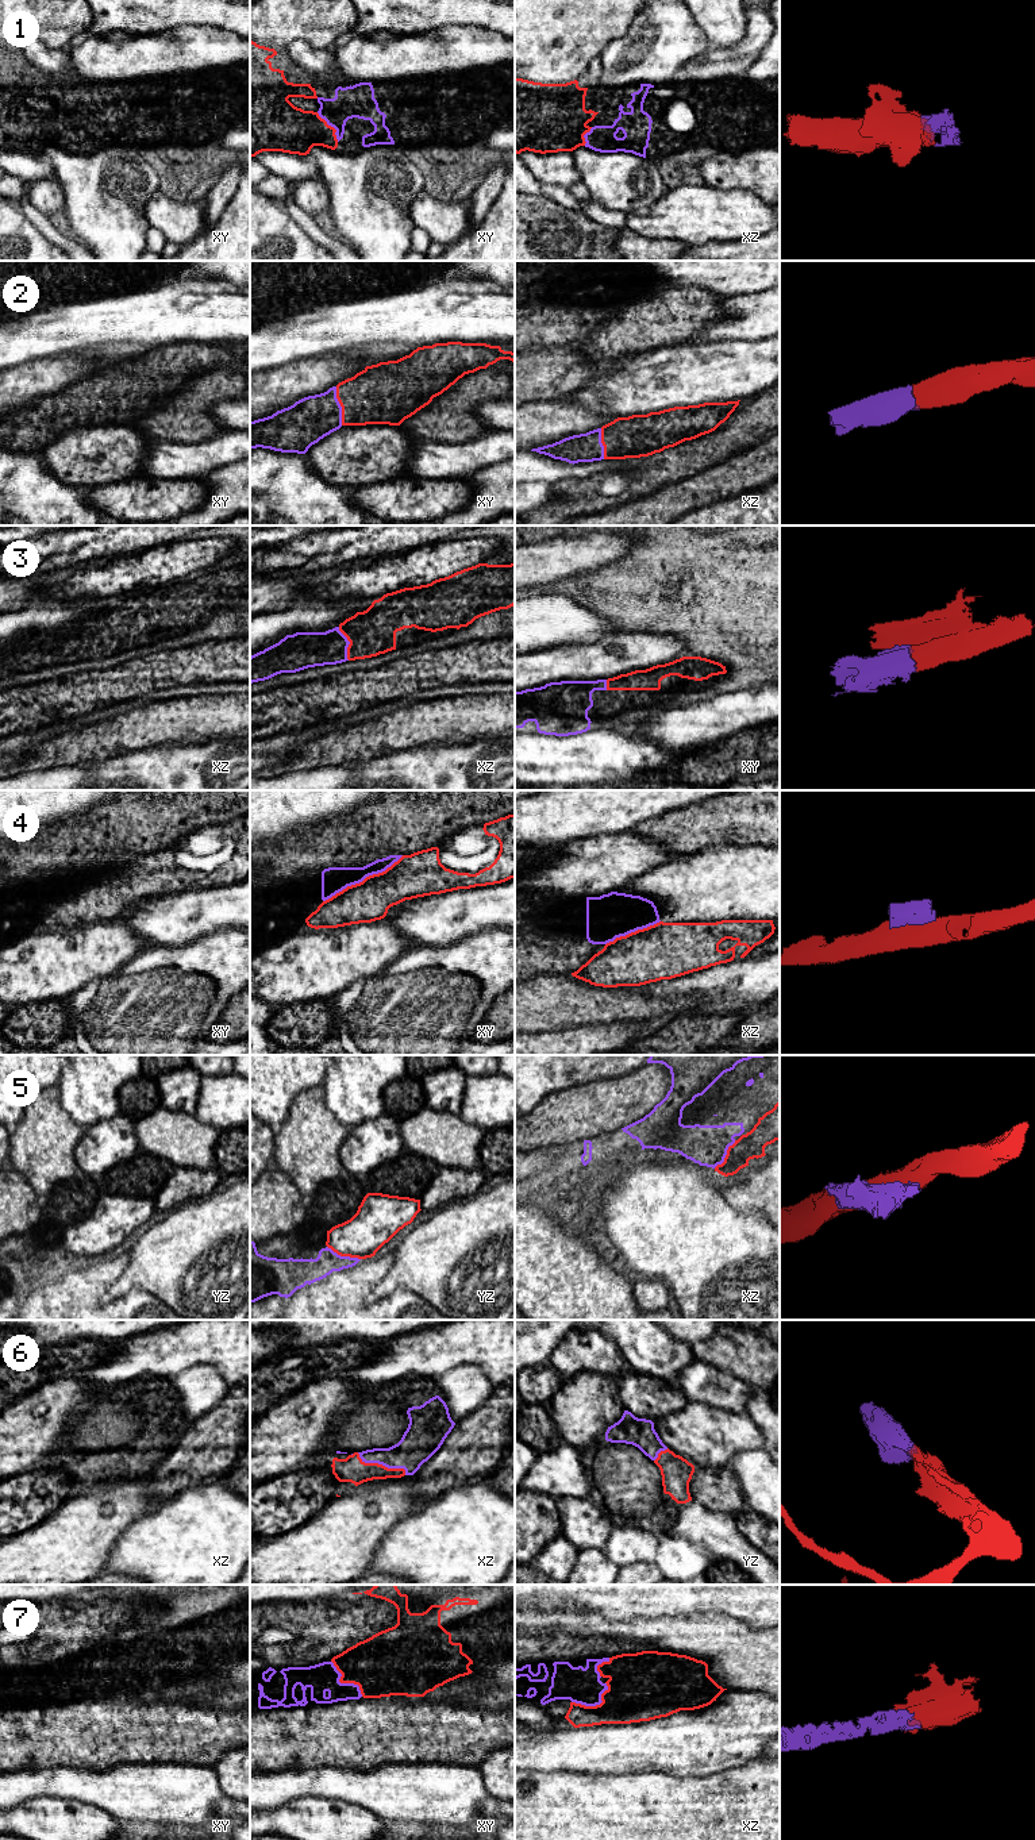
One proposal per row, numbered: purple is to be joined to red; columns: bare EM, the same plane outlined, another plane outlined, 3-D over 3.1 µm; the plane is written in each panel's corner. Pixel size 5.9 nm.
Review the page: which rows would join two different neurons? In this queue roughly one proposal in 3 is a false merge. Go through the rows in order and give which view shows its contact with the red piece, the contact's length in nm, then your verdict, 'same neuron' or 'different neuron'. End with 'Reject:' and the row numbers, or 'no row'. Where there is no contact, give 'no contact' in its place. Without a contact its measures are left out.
1: contact in xy; length 220 nm; same neuron
2: contact in xy; length 240 nm; same neuron
3: contact in xz; length 220 nm; same neuron
4: contact in xy; length 550 nm; different neuron
5: contact in yz; length 220 nm; different neuron
6: contact in xz; length 320 nm; same neuron
7: contact in xz; length 240 nm; same neuron
Reject: 4, 5

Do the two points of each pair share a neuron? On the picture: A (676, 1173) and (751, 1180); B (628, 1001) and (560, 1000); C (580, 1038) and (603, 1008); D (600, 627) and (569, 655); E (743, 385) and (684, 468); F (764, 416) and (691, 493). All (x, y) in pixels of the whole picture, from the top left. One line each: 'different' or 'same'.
A: different
B: same
C: different
D: different
E: different
F: different

